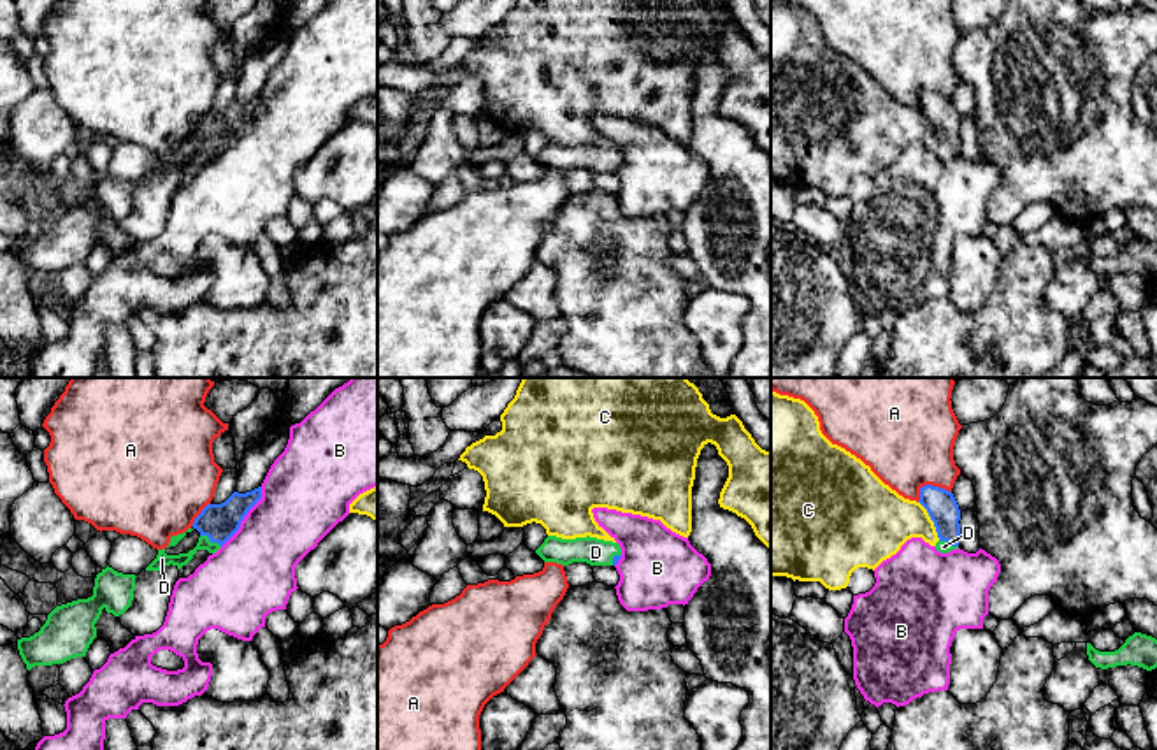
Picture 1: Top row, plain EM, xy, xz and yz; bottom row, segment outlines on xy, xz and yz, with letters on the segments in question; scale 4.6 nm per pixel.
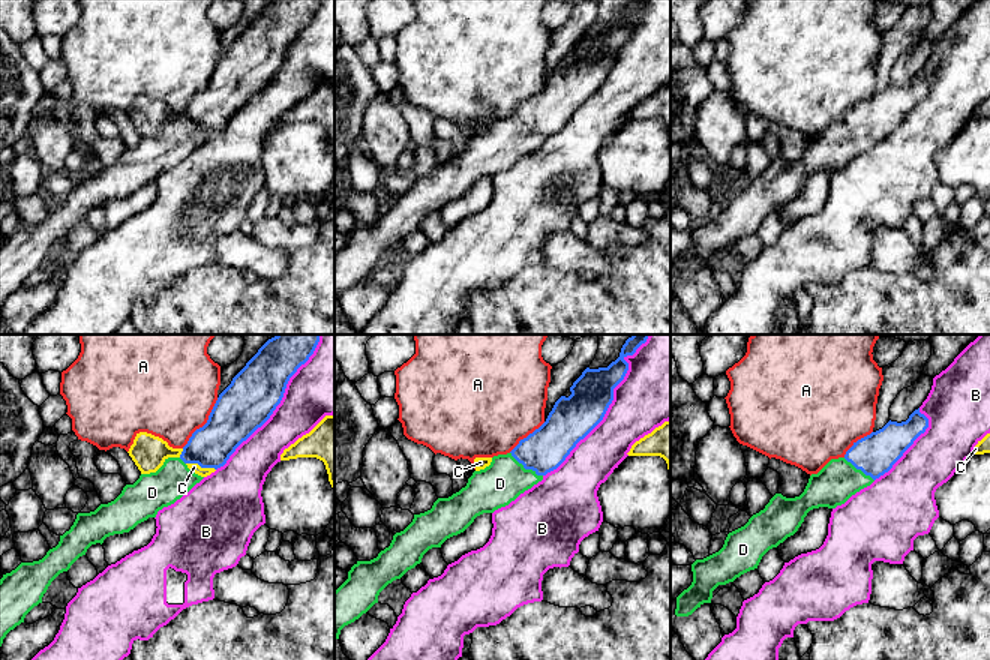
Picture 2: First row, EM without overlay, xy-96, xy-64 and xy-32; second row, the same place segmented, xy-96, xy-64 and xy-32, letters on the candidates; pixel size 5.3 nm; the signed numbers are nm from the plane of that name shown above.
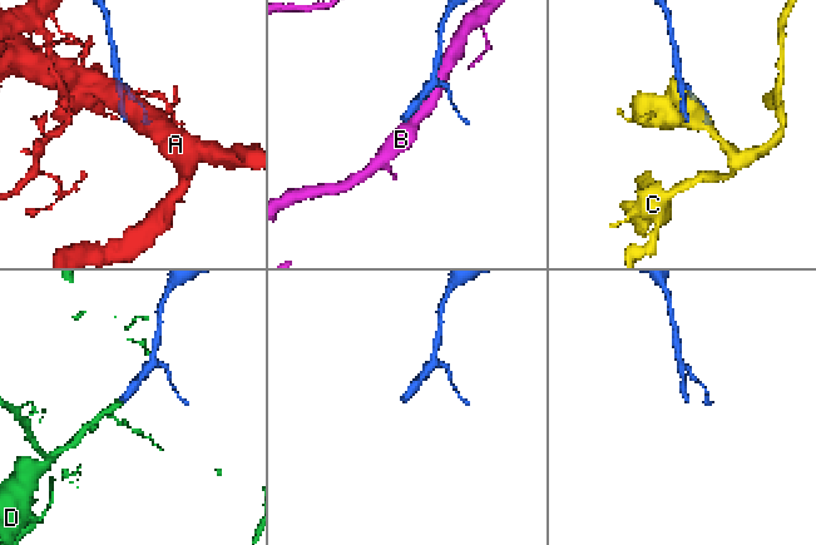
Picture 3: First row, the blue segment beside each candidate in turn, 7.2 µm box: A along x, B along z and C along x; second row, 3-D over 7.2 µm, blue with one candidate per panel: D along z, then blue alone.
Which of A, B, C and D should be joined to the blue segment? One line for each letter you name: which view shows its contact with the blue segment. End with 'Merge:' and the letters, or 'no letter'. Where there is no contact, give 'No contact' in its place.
D: Touches blue in xy
Merge: D

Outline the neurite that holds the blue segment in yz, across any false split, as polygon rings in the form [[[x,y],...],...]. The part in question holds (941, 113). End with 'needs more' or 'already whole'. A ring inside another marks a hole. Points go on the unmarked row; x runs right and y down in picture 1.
[[[925,91],[920,95],[918,107],[934,128],[939,148],[936,156],[948,160],[959,155],[960,149],[960,116],[952,98]]]; needs more

